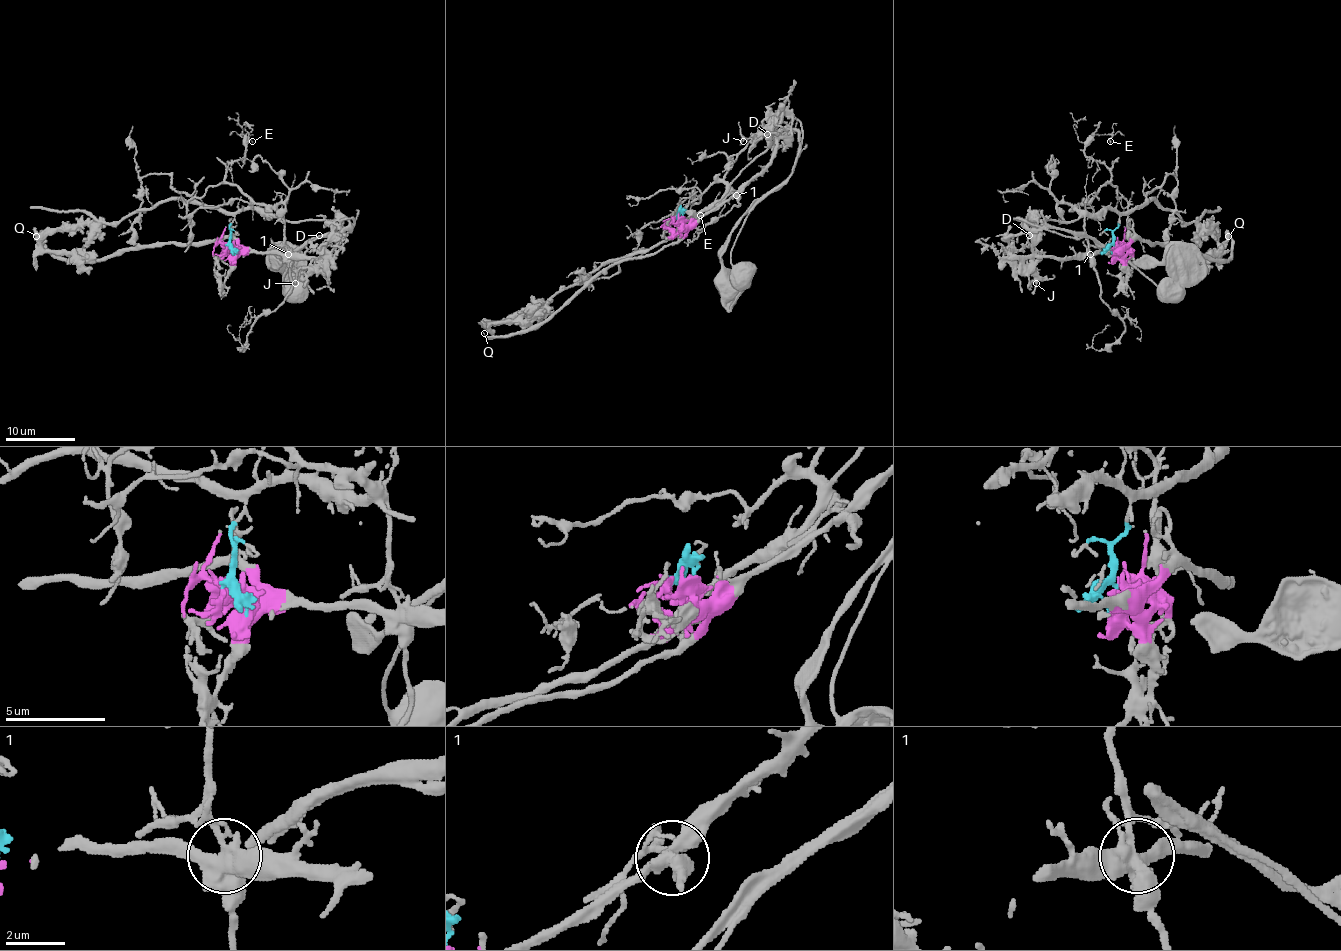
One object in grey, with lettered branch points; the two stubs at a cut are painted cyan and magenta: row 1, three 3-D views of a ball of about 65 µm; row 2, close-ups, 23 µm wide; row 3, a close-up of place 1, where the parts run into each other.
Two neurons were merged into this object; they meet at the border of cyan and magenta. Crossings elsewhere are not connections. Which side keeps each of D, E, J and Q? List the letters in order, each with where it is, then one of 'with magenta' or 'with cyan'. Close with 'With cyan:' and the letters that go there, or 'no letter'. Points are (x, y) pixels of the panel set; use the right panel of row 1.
D: (1029, 235) | with magenta
E: (1110, 141) | with cyan
J: (1036, 283) | with magenta
Q: (1228, 236) | with magenta
With cyan: E

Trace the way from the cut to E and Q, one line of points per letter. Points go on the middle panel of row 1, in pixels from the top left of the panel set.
E: (674, 220), (681, 224), (708, 212), (722, 197), (722, 182), (673, 213), (694, 189), (690, 213), (701, 215)
Q: (674, 220), (685, 231), (676, 241), (601, 269), (541, 322), (501, 336), (485, 336), (484, 332)

